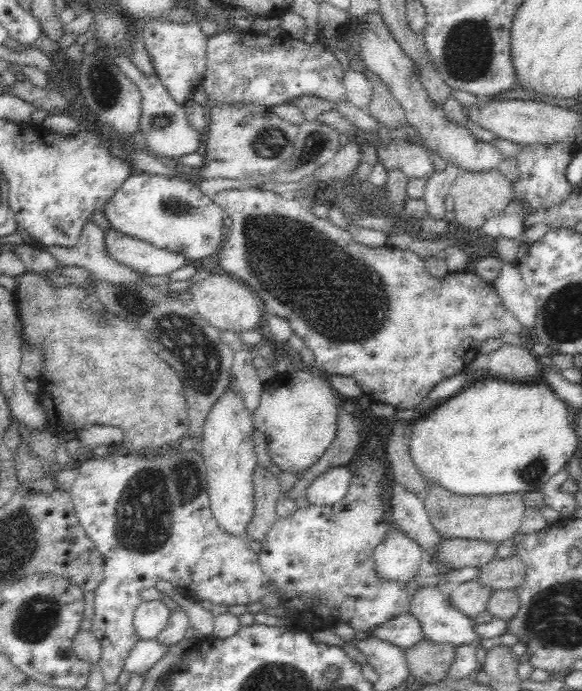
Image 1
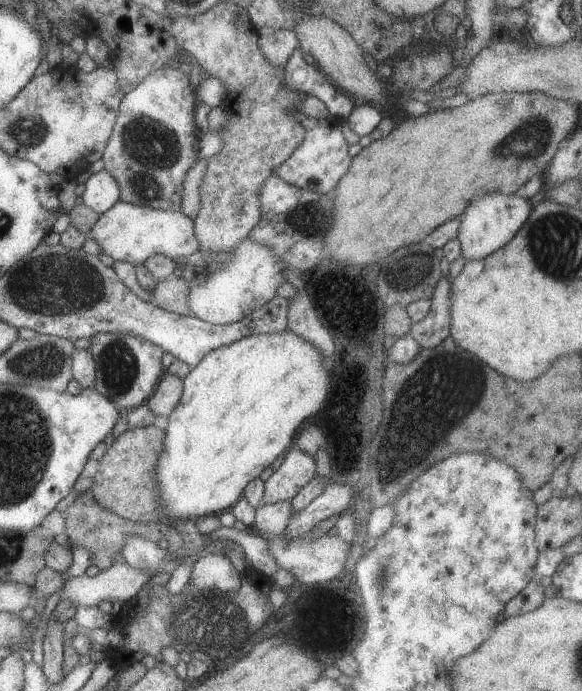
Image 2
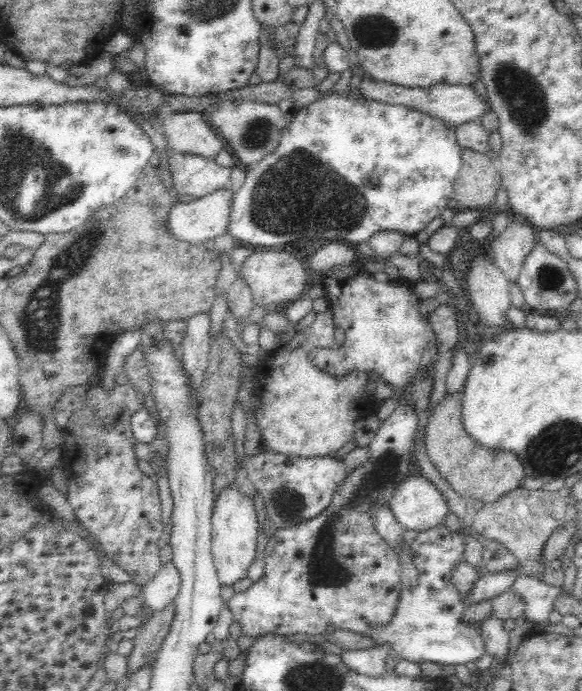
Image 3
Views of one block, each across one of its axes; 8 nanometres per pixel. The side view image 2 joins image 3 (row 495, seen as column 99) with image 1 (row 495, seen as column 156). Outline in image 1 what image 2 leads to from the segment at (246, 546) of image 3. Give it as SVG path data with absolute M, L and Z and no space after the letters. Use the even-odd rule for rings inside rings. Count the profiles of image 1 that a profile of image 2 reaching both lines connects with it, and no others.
M229 385L222 393L222 396L214 402L212 410L206 416L199 449L207 468L207 491L212 514L217 520L217 523L226 532L234 536L245 536L244 530L246 530L246 524L252 518L255 501L253 476L255 466L257 465L257 455L254 452L254 441L252 440L253 428L251 413L244 404L245 402L240 392Z

